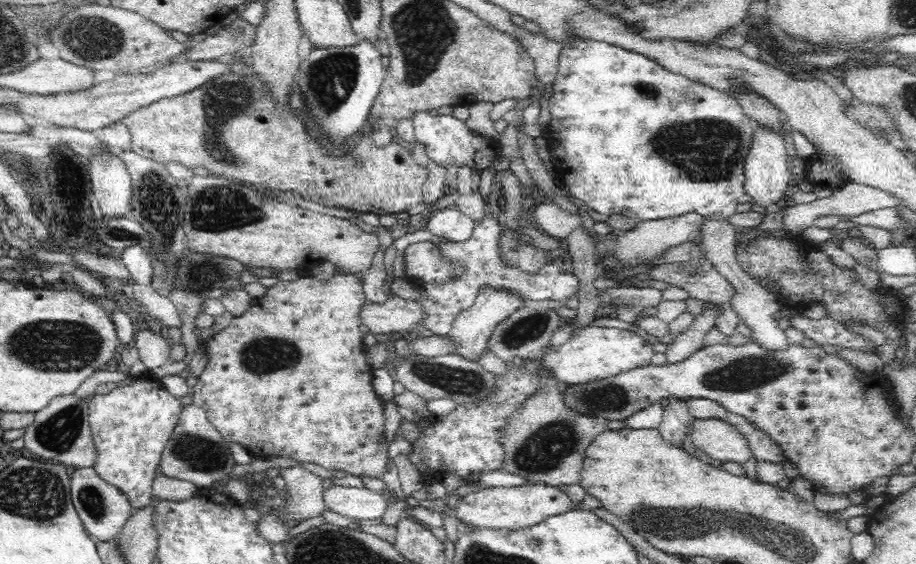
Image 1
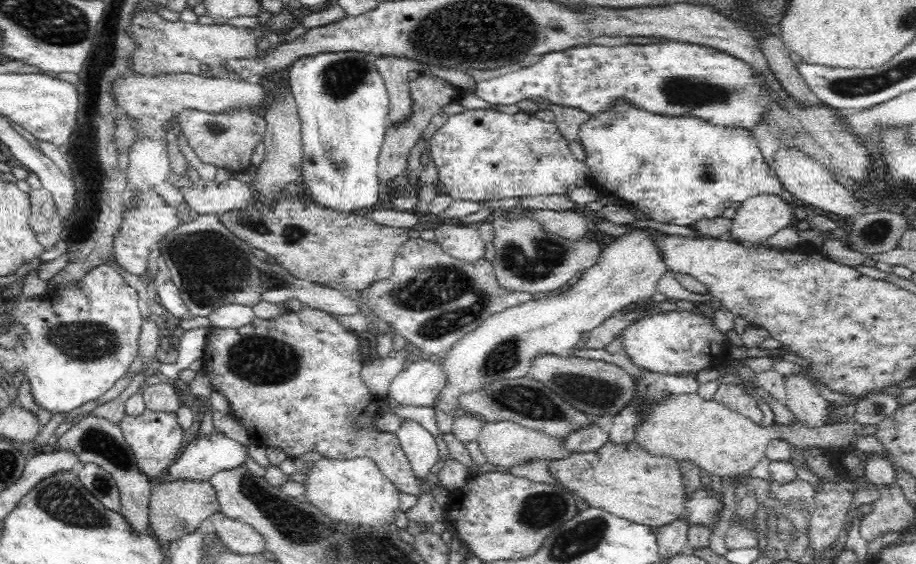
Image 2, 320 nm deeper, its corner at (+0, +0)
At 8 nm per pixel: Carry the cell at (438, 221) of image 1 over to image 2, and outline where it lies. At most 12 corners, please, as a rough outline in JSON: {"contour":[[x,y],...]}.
{"contour":[[440,224],[435,241],[458,260],[485,254],[474,225]]}

